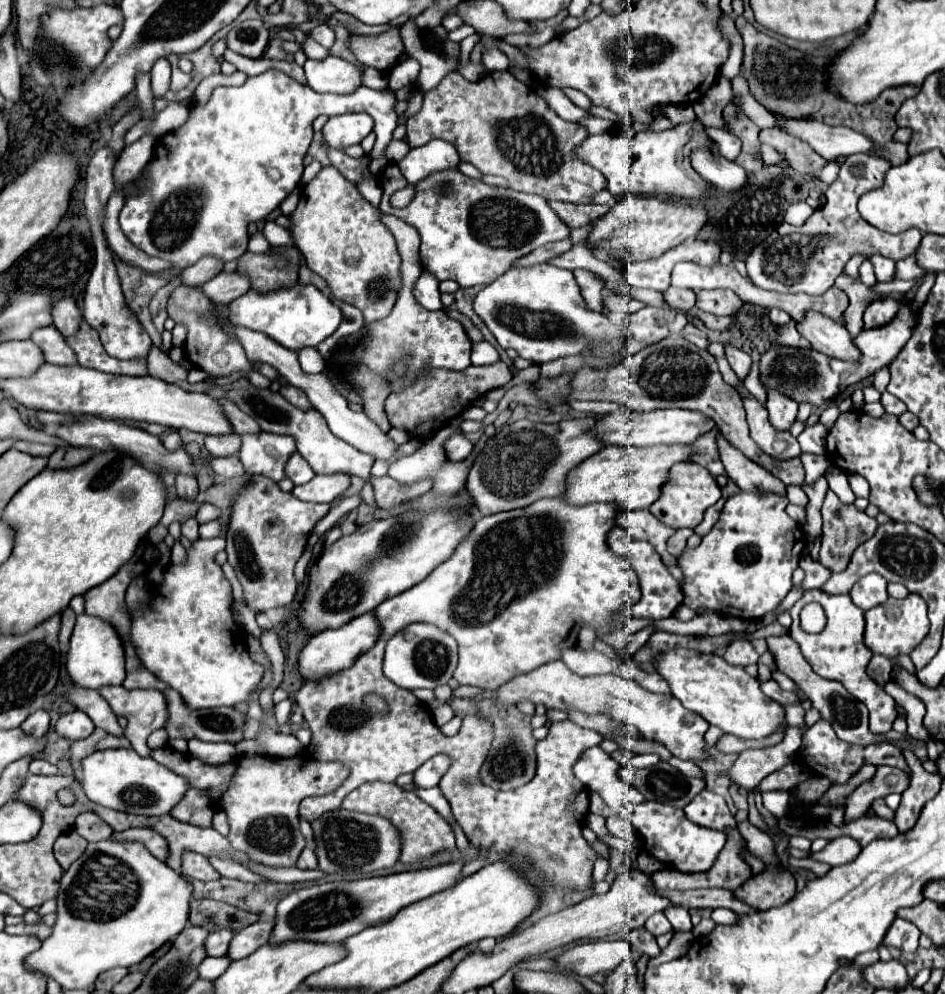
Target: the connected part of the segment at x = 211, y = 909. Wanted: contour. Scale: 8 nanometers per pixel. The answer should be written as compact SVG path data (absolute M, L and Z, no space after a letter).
M192 900L190 902L190 924L206 926L210 932L220 930L220 928L230 928L238 932L254 924L256 920L258 920L256 914L244 912L226 902L216 902L216 900Z

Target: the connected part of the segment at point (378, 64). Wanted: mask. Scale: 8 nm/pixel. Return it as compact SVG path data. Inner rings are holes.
M390 28L376 36L350 36L348 48L360 64L374 66L380 72L388 72L390 64L400 64L410 58L402 44L400 28Z

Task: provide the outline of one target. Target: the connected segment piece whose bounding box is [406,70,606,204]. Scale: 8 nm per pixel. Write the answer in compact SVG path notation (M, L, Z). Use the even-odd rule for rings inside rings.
M508 70L504 72L490 72L484 78L476 82L468 82L458 72L450 72L442 78L442 82L424 92L424 102L418 114L414 114L406 122L410 148L424 146L426 142L434 138L448 140L456 144L458 154L464 162L474 164L482 174L494 174L502 176L510 182L510 188L526 194L538 194L546 200L562 200L562 202L574 202L574 204L590 204L592 196L600 190L604 190L604 176L580 160L574 150L580 146L580 142L588 136L588 130L582 124L566 122L562 120L542 96L538 96L534 90L530 90L524 82L516 80Z

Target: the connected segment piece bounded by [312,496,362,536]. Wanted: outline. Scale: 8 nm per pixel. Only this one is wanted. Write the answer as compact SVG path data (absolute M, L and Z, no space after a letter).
M352 496L352 498L346 498L346 500L342 500L338 506L334 506L316 526L314 526L314 530L312 530L312 534L324 534L324 532L328 532L340 518L344 518L350 510L354 510L358 504L362 502L362 498L360 496Z

